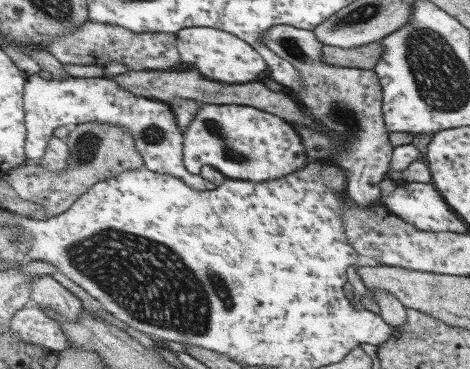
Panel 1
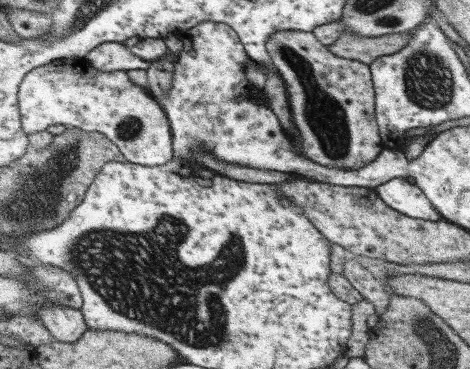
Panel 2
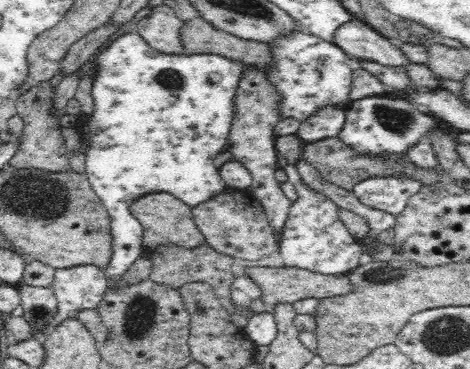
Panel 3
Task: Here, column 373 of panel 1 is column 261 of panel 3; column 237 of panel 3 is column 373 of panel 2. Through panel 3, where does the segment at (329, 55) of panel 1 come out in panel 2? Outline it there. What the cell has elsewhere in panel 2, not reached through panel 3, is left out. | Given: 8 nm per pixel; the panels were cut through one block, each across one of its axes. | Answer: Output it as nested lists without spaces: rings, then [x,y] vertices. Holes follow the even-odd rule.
[[[343,30],[341,36],[329,46],[329,52],[339,58],[363,62],[369,66],[381,56],[399,52],[403,46],[407,46],[409,38],[411,32],[385,34],[385,36],[359,36],[351,30]]]

